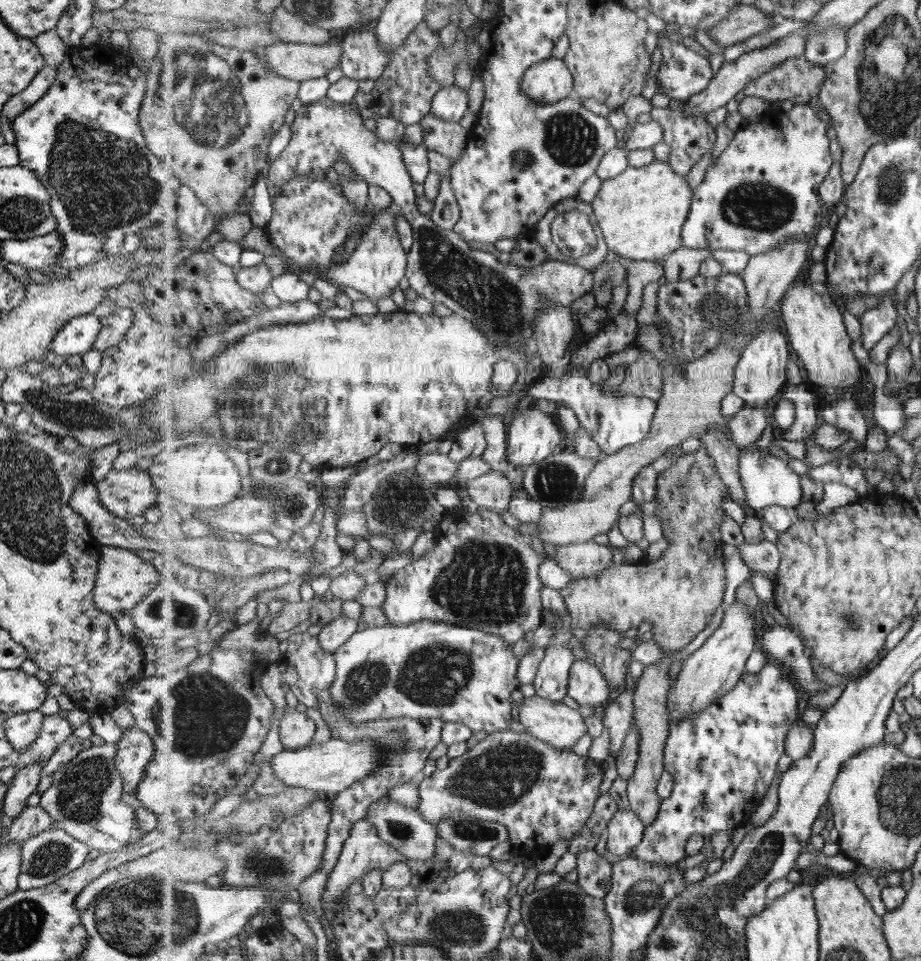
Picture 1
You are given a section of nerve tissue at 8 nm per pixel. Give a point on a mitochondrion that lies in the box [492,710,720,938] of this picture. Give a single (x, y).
(643, 895)

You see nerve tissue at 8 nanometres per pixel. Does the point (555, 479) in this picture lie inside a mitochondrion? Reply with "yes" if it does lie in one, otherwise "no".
yes

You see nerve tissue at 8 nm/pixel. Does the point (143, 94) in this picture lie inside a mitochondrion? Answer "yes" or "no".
no

